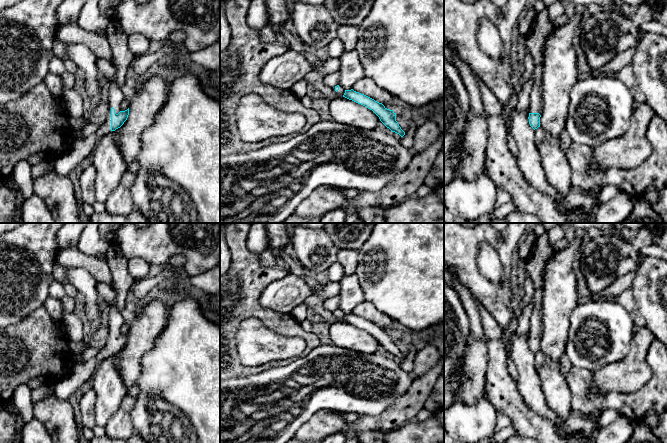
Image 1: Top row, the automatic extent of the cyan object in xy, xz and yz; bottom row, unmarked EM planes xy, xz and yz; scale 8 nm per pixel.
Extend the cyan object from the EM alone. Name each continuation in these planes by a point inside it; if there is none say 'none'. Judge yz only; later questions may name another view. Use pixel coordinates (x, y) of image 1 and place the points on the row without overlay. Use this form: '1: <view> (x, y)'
1: yz (535, 321)

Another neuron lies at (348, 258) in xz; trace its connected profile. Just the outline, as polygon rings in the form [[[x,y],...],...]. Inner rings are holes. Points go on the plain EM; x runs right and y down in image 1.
[[[340,249],[338,251],[337,260],[343,267],[344,275],[352,275],[356,273],[358,256],[358,250]]]

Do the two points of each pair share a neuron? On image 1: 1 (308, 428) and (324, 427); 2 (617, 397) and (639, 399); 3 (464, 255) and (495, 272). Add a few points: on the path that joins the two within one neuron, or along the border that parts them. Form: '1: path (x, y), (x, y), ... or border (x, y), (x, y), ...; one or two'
1: path (312, 428), (320, 427); one
2: path (622, 399), (634, 399); one
3: border (481, 242), (478, 248), (477, 267), (492, 282); two

